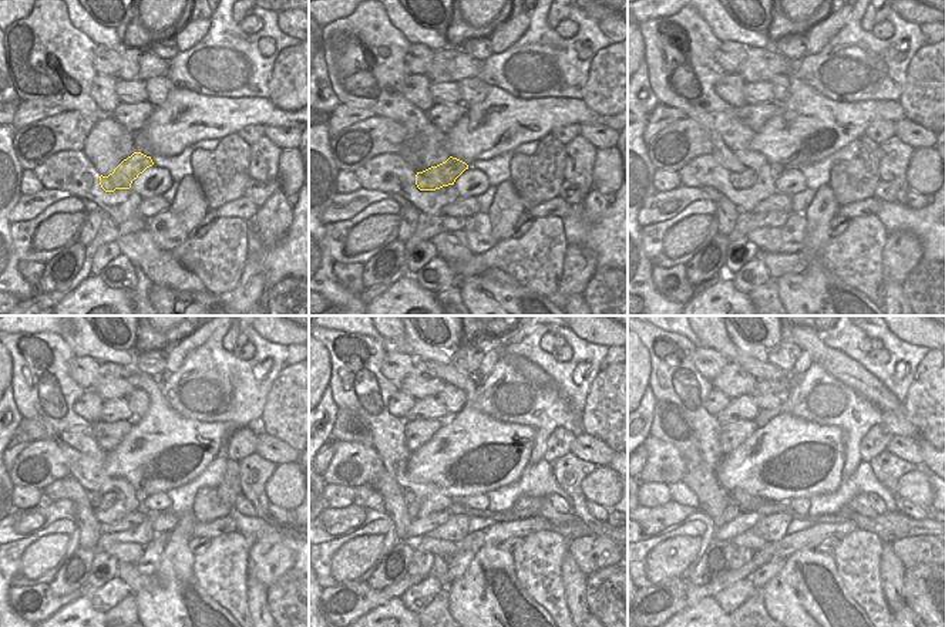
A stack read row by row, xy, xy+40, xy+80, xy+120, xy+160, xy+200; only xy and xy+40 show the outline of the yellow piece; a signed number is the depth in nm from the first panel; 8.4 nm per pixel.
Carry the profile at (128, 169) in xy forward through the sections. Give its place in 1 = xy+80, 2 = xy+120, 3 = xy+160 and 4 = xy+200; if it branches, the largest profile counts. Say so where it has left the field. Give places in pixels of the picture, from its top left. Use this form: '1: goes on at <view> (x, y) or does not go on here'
1: goes on at xy+80 (740, 181)
2: goes on at xy+120 (101, 502)
3: goes on at xy+160 (413, 506)
4: goes on at xy+200 (732, 509)

